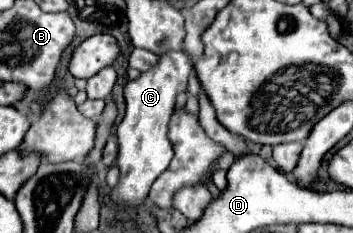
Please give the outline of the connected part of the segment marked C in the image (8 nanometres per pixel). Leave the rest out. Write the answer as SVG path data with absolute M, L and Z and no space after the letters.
M168 50L160 54L160 60L148 72L142 72L136 80L130 80L124 88L126 98L126 116L118 126L118 168L120 182L112 190L112 200L138 206L146 200L152 182L168 168L174 150L168 138L168 124L174 114L176 96L186 92L188 78L192 74L192 60L182 50Z

